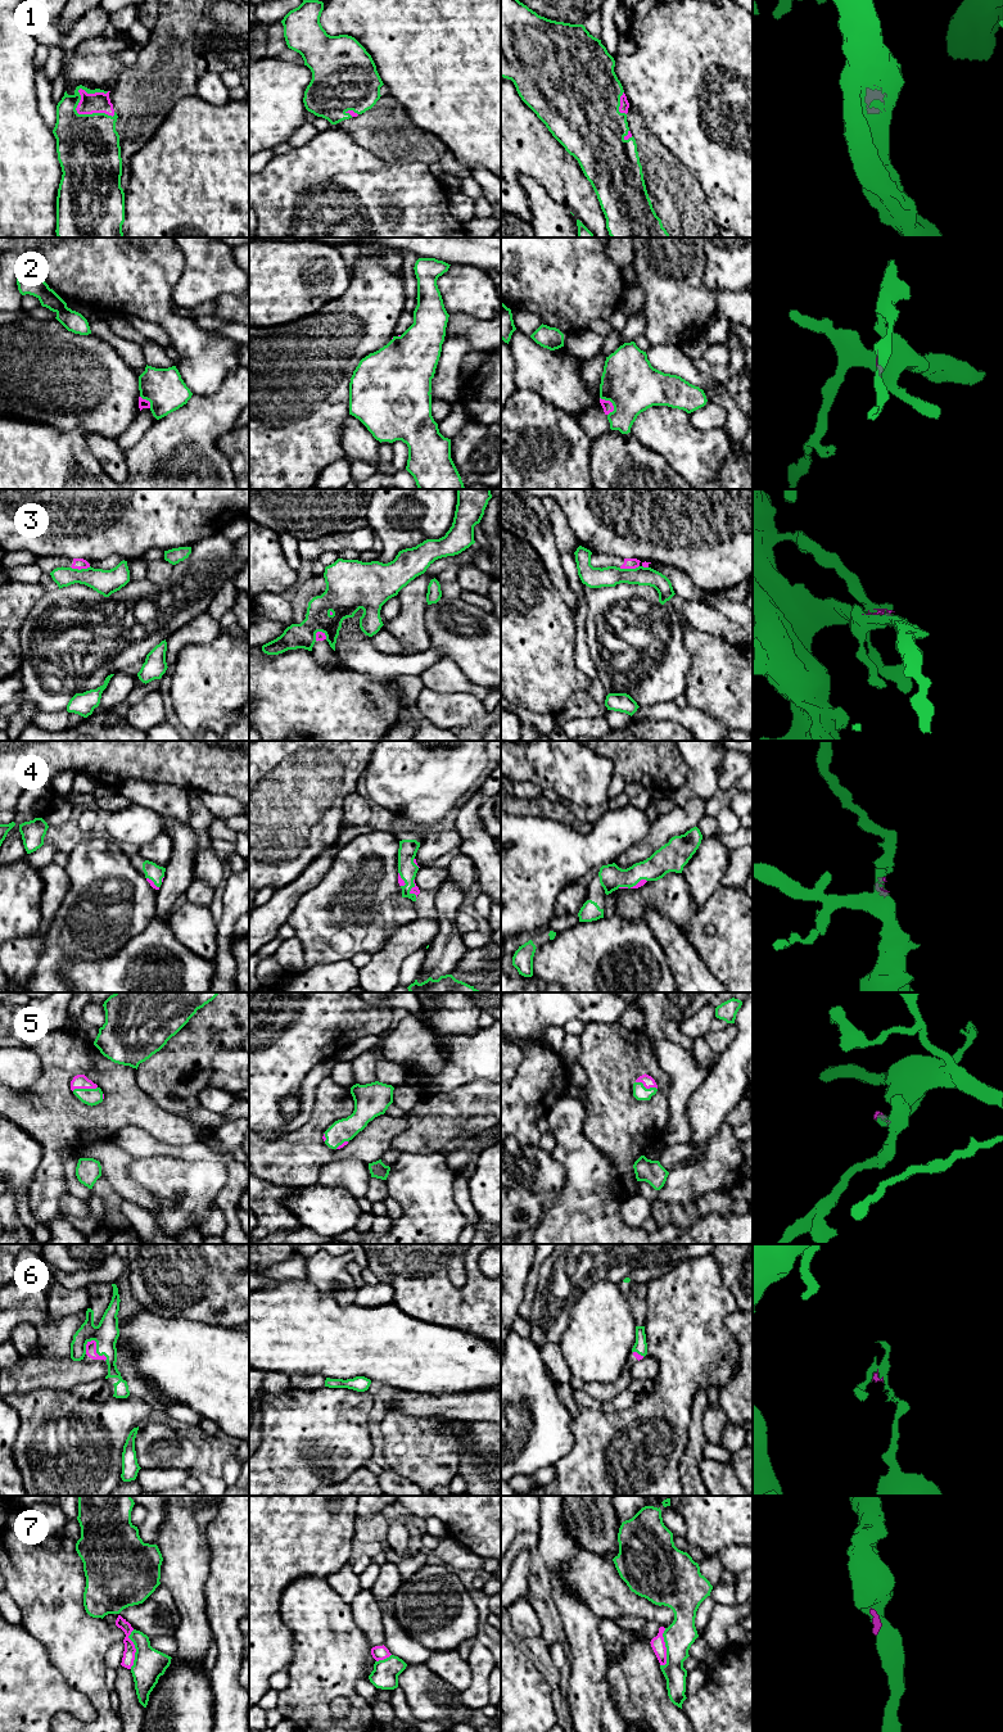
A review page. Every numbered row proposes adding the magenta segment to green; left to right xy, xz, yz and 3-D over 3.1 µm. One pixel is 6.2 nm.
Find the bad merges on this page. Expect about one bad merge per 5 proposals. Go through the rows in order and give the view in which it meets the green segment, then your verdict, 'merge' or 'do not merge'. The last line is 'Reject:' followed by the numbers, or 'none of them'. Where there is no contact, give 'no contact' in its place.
1: contact in xy; merge
2: contact in yz; merge
3: contact in xy; do not merge
4: contact in yz; merge
5: contact in xy; merge
6: contact in xy; do not merge
7: contact in yz; do not merge
Reject: 3, 6, 7

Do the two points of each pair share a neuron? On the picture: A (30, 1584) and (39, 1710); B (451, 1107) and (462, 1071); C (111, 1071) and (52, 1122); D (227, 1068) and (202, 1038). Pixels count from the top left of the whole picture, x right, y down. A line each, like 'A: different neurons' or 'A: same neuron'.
A: different neurons
B: different neurons
C: same neuron
D: different neurons

